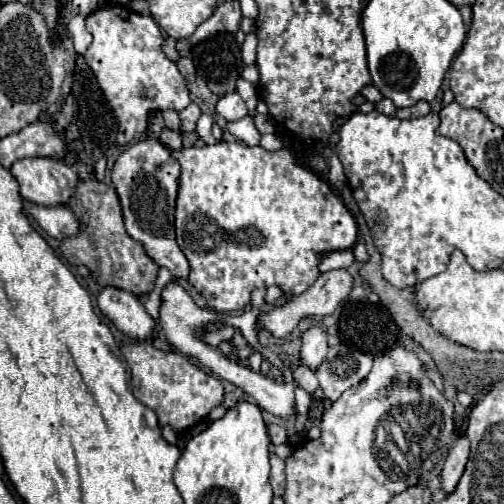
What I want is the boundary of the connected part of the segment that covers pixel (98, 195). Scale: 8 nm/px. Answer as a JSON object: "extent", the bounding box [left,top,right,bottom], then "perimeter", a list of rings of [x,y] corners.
{"extent":[61,177,159,297],"perimeter":[[[97,177],[81,179],[69,197],[67,207],[75,213],[79,221],[79,233],[61,241],[61,253],[71,265],[85,265],[91,277],[105,285],[123,289],[135,297],[145,297],[153,291],[159,265],[145,253],[145,247],[127,235],[123,223],[121,201],[115,187],[97,181]]]}

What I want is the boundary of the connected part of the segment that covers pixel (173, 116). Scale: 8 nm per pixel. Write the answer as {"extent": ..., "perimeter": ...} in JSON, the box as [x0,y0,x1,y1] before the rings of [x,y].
{"extent":[162,110,180,132],"perimeter":[[[166,110],[162,112],[165,127],[180,132],[180,119],[176,111]]]}

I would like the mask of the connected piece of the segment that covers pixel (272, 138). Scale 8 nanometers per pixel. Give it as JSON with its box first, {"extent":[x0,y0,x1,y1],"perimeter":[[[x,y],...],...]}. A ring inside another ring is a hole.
{"extent":[259,135,283,151],"perimeter":[[[261,135],[259,145],[261,145],[265,151],[277,151],[277,149],[283,147],[283,143],[281,143],[281,139],[279,139],[277,135]]]}

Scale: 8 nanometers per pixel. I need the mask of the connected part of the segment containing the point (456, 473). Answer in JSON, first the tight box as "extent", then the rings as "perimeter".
{"extent":[441,437,469,495],"perimeter":[[[459,437],[455,441],[455,445],[451,447],[449,451],[449,457],[443,465],[443,471],[441,471],[441,489],[449,495],[455,491],[463,471],[465,471],[465,465],[467,465],[467,459],[469,459],[469,439],[467,437]]]}

